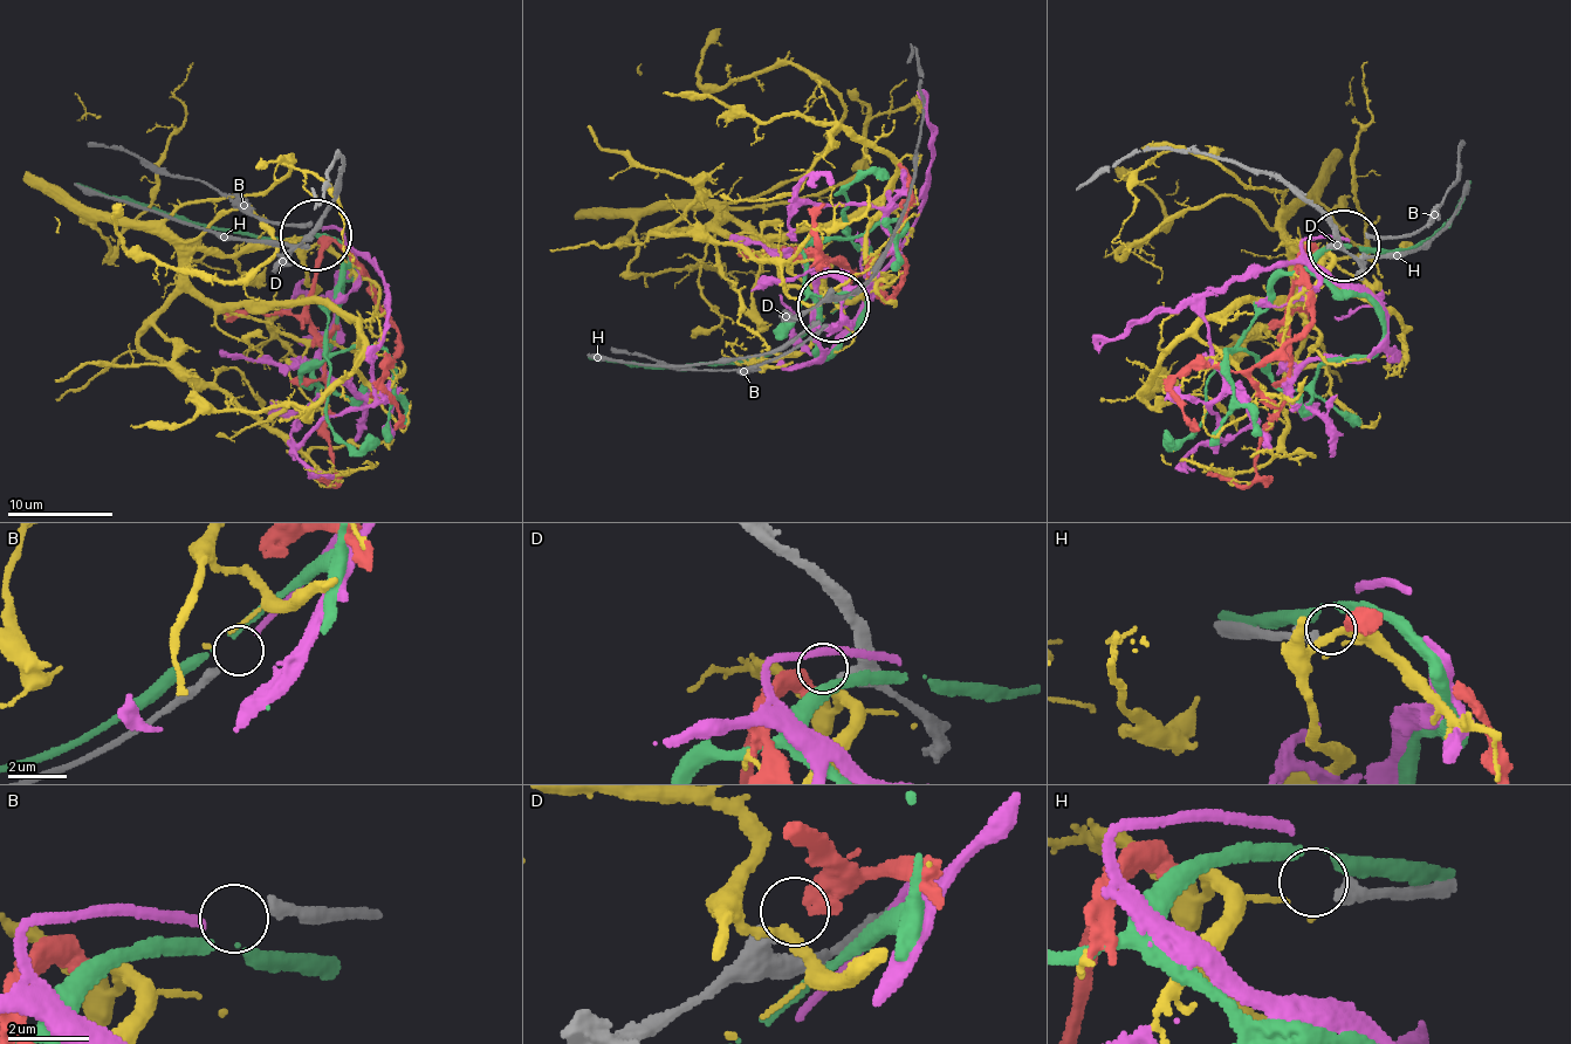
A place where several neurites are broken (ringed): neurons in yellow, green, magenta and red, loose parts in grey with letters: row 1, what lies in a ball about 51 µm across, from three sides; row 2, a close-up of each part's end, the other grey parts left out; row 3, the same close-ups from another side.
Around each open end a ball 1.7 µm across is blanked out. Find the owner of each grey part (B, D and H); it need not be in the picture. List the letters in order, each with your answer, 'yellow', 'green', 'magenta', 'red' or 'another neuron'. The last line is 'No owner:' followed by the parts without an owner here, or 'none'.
B: magenta
D: red
H: another neuron
No owner: H

